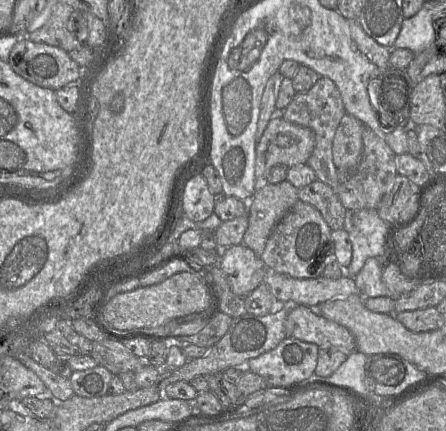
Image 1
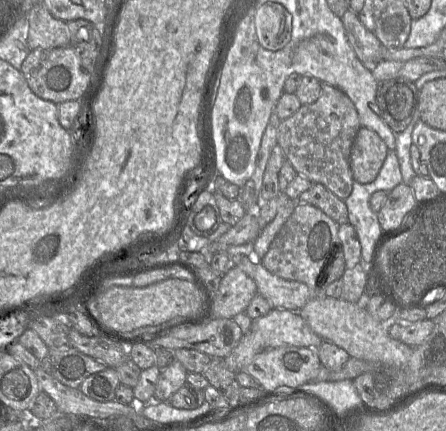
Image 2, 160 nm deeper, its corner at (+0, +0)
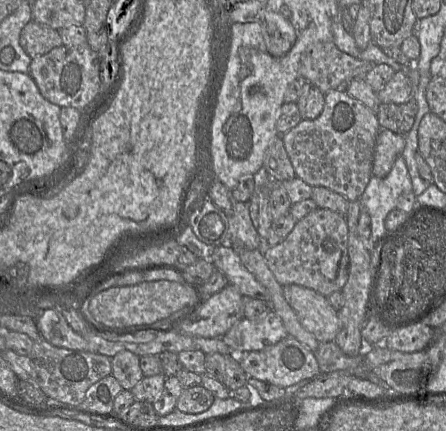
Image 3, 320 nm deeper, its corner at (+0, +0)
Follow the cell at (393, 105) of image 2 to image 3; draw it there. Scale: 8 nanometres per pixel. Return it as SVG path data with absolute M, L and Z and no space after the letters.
M413 98L403 104L379 103L376 107L376 117L381 129L400 135L408 133L416 114L417 104Z

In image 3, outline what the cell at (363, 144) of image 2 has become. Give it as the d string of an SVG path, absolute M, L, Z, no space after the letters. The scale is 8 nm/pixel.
M380 129L373 154L372 176L384 178L390 172L395 159L401 156L405 147L405 135L393 133L387 129Z

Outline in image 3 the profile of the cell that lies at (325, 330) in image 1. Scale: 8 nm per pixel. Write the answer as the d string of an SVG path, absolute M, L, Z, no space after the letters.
M271 309L261 319L243 317L222 339L231 353L238 356L251 351L260 351L278 343L288 336L282 319Z

